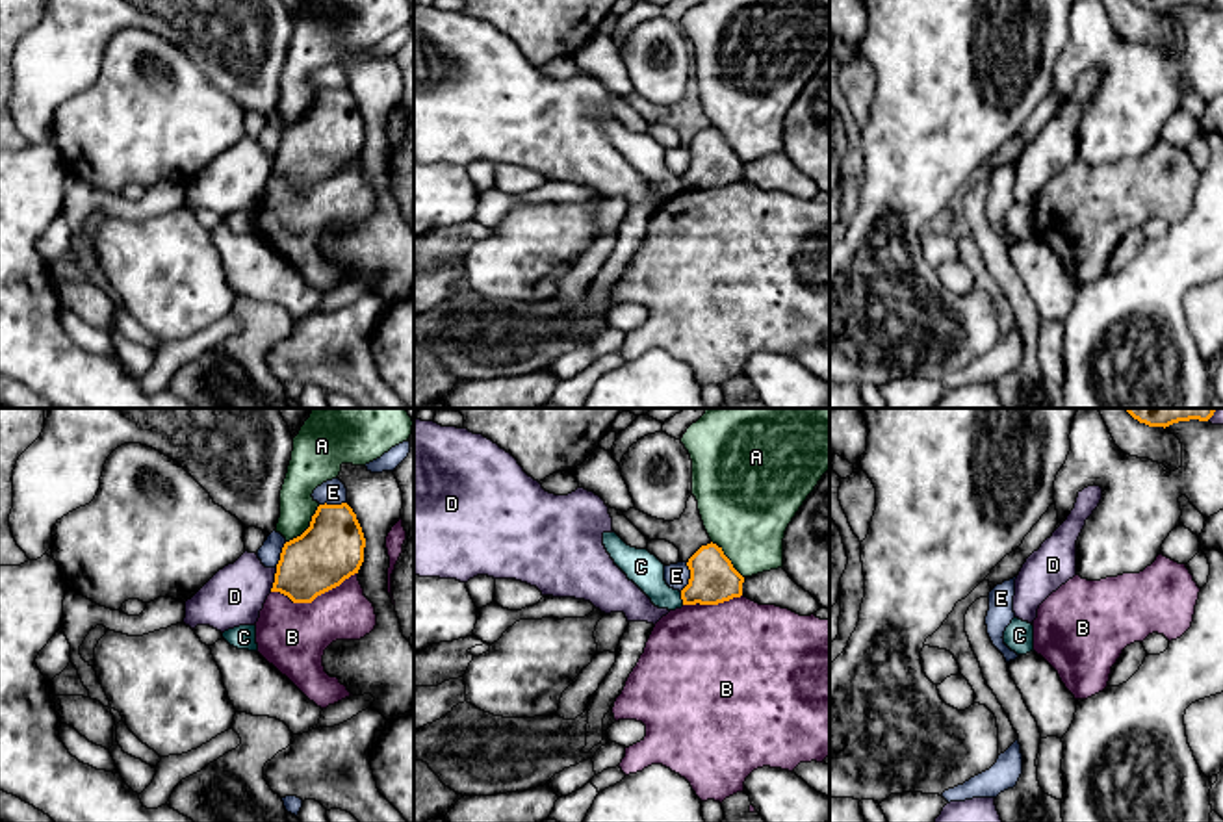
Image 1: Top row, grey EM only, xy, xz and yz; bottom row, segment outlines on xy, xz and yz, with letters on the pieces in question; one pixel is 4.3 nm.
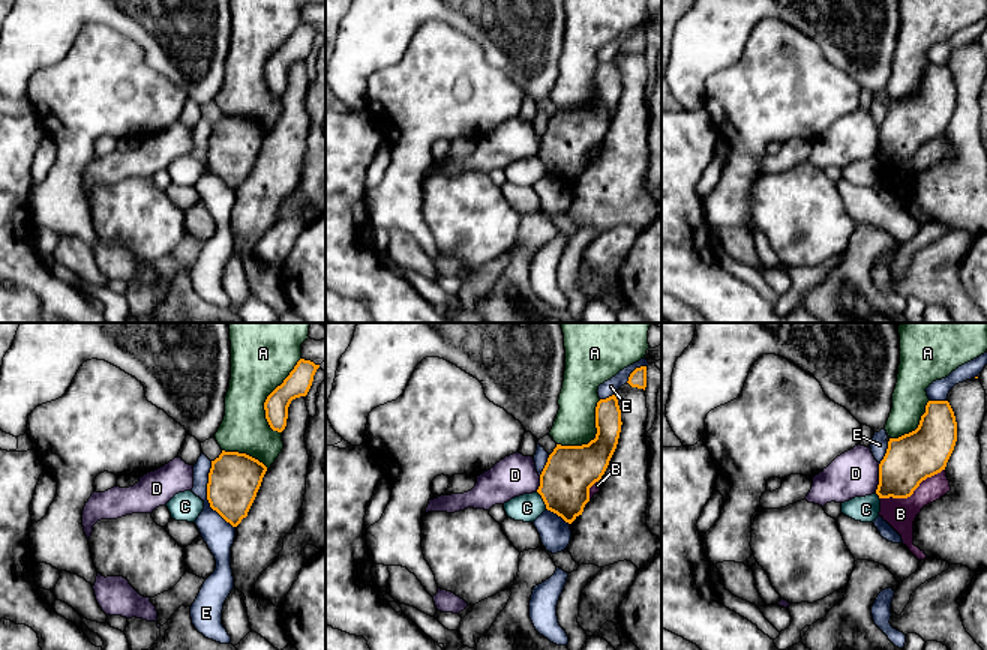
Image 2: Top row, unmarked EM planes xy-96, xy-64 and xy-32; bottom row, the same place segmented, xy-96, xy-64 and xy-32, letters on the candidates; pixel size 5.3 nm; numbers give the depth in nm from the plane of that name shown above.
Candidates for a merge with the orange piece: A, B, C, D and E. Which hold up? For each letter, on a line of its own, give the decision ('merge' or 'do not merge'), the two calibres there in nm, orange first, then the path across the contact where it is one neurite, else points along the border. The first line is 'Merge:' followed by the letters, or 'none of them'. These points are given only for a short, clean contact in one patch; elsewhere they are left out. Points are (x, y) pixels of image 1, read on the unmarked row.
Merge: none of them
A: do not merge; calibres 280 and 170 nm
B: do not merge; calibres 280 and 300 nm
C: do not merge; calibres 200 and 150 nm; border xz (680, 177), (683, 188)
D: do not merge; calibres 280 and 260 nm
E: do not merge; calibres 200 and 110 nm

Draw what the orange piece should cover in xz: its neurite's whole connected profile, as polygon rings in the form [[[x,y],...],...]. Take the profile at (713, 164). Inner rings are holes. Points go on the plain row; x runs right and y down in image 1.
[[[716,128],[702,130],[687,150],[690,163],[681,174],[683,189],[718,189],[742,180],[744,161]]]

